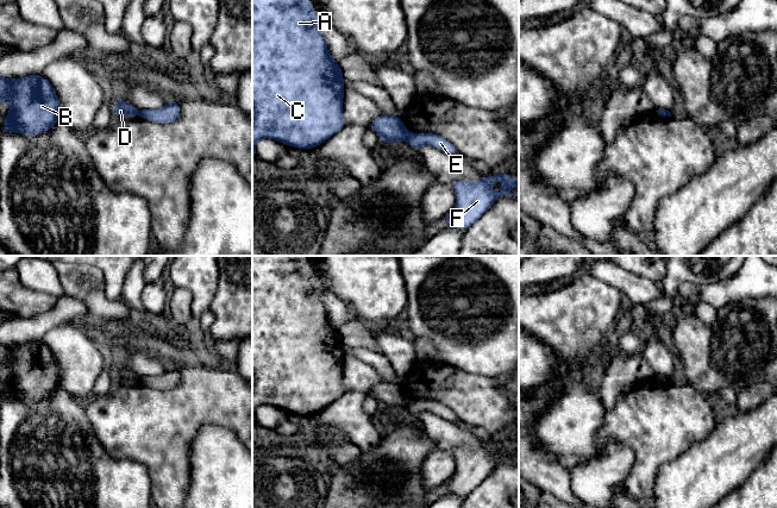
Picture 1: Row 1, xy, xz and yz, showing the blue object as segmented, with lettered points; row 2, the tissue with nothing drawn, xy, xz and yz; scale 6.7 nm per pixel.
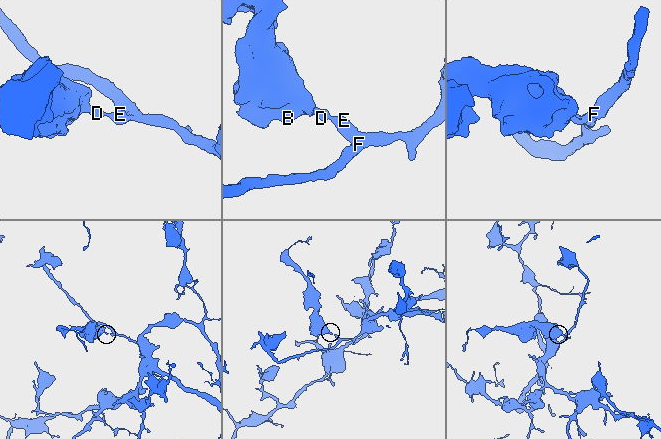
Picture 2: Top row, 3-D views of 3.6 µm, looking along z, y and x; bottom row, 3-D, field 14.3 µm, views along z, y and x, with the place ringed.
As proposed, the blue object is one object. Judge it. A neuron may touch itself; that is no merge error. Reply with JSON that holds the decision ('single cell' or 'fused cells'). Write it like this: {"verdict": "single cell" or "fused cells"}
{"verdict": "fused cells"}

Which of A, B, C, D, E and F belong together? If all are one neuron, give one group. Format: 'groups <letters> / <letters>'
groups A B C D / E F

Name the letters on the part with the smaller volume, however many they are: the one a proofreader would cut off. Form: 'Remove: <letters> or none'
Remove: A, B, C, D

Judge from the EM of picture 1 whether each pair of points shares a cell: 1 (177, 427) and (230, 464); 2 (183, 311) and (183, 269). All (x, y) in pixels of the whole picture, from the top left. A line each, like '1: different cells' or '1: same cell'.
1: different cells
2: different cells

